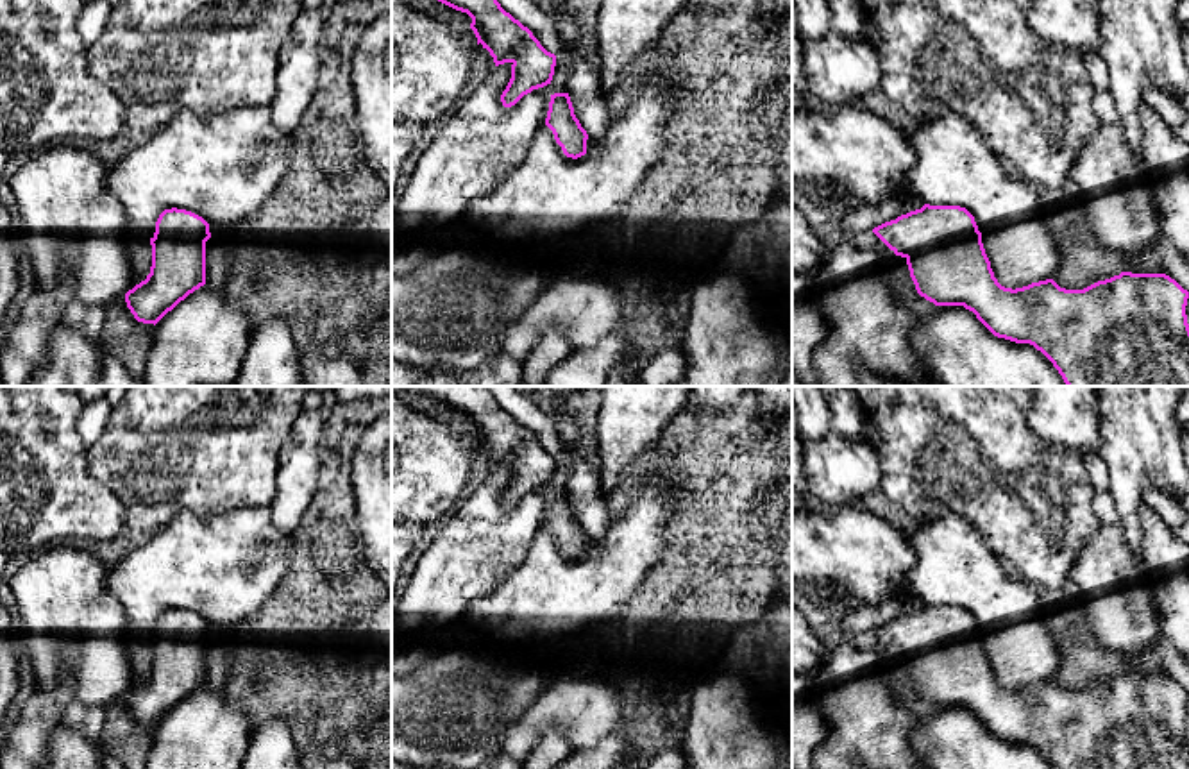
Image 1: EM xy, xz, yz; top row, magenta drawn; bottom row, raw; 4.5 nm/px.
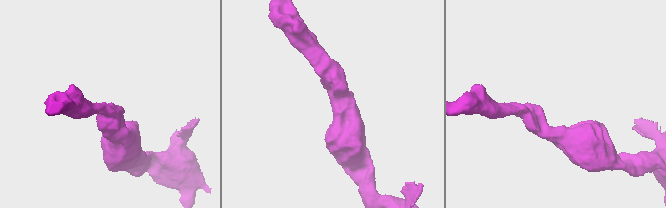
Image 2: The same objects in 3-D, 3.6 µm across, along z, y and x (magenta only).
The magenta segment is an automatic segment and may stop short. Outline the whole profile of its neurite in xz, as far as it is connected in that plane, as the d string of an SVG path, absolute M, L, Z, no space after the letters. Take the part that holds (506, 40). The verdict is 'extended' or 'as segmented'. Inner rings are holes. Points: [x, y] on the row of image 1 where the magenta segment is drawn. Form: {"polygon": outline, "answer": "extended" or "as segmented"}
{"polygon": "M438 0L472 18L477 45L490 52L495 66L510 63L511 79L501 95L504 107L515 106L533 89L551 84L556 55L533 32L506 13L497 0Z", "answer": "as segmented"}

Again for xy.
{"polygon": "M164 209L150 238L152 266L145 281L125 293L138 322L157 324L190 293L206 284L209 224L186 209Z", "answer": "as segmented"}

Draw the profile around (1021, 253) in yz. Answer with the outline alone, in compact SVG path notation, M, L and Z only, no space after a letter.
M949 111L921 123L907 139L917 156L908 172L912 193L924 204L960 206L974 216L991 268L1001 286L1016 290L1055 277L1062 258L1037 193L1026 181L1005 170L962 113Z

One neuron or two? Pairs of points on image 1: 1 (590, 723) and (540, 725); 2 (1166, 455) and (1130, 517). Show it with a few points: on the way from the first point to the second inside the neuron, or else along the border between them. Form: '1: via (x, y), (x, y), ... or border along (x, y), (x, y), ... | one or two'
1: via (578, 721), (553, 721) | one
2: via (1150, 465), (1130, 485), (1130, 501) | one

